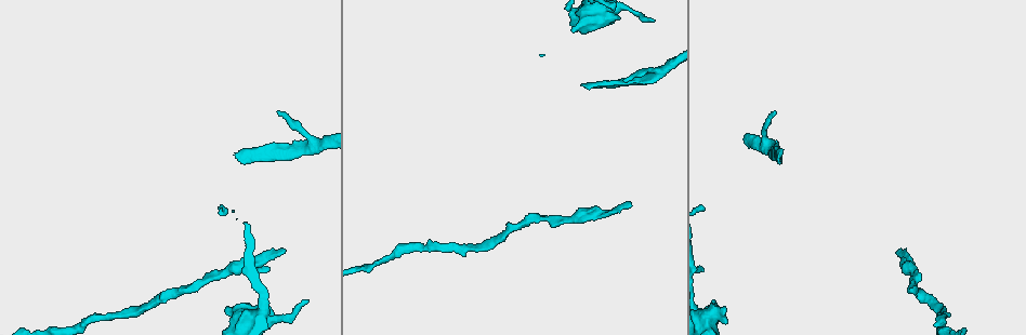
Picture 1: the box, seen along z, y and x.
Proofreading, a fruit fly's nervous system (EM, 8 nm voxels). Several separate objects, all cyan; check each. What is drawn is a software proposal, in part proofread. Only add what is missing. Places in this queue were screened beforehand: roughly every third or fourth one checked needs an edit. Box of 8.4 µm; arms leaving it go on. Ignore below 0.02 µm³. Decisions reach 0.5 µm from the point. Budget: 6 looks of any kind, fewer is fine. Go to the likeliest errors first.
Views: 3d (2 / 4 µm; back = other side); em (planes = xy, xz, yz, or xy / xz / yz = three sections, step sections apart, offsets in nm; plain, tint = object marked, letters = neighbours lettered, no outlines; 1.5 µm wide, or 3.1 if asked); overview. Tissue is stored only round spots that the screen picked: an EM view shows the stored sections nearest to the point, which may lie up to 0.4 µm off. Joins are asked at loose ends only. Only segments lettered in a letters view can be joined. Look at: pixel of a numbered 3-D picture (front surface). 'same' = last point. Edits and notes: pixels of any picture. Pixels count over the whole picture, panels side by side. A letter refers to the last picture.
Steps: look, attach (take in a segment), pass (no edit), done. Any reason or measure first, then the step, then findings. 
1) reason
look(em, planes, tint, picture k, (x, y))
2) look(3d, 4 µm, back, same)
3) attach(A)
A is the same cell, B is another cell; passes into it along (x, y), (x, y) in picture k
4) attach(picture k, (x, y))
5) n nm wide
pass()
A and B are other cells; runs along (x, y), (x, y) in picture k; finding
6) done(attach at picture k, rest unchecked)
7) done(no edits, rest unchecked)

look(em, planes, letters, picture 1, (242, 162))

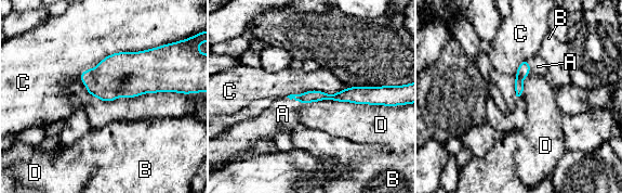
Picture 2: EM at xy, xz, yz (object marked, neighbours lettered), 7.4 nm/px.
C touches over 650 nm
attach(A)
A is the same cell, B, C and D are other cells; the neuron continues

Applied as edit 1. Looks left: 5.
see it whole again
look(overview)

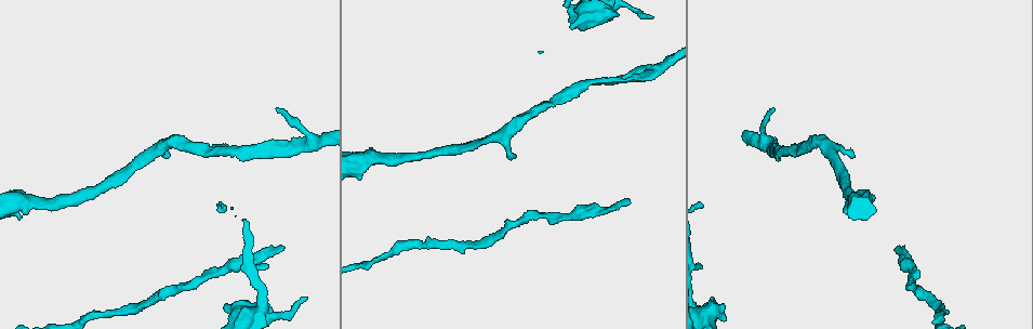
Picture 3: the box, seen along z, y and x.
free end
look(em, planes, letters, picture 3, (899, 245))

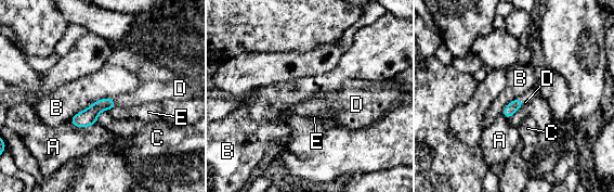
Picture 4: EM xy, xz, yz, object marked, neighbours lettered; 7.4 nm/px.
attach(D)
D is the same cell, A, B, C and E are other cells; passes into it along (87, 117), (114, 102), (145, 92) in picture 4; it goes on there

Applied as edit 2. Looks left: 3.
look(overview)

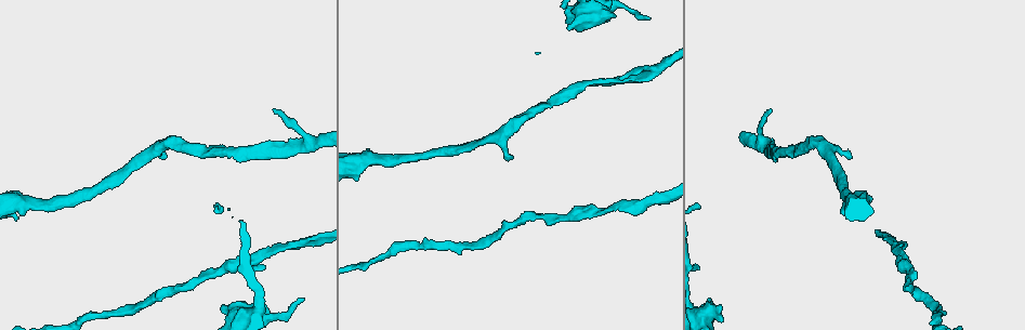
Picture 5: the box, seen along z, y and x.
tapers out
look(3d, 2 µm, picture 5, (303, 299))

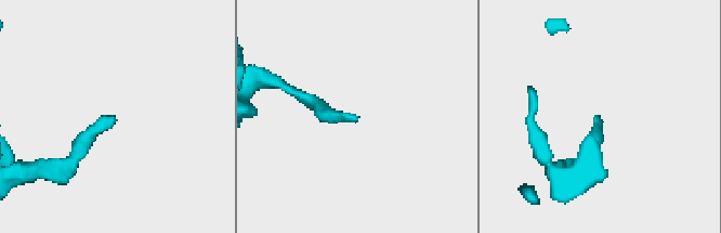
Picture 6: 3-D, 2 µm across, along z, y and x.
look(em, planes, letters, picture 6, (111, 121))

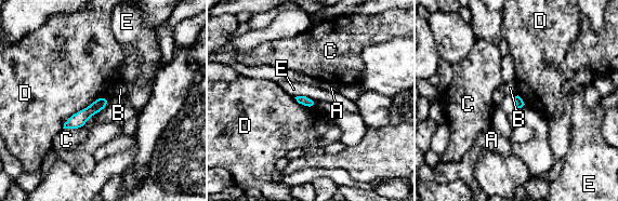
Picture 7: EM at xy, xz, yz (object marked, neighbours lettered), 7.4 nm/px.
pass()
A, B, C, D and E are other cells; border along (294, 96), (307, 96), (316, 102) in picture 7; no lettered segment goes on from it

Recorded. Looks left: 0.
done(attach at picture 2, attach at picture 4, rest unchecked)

